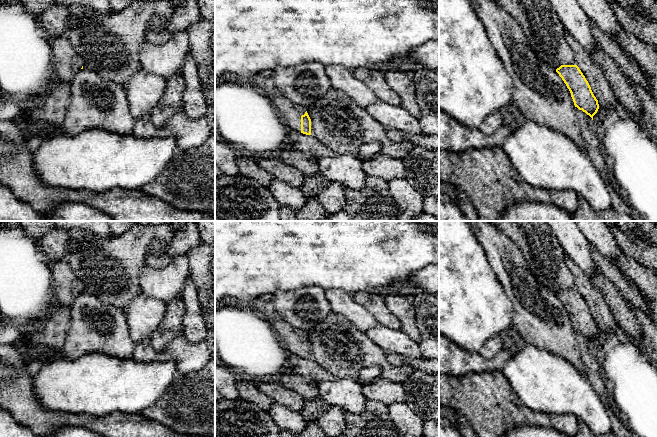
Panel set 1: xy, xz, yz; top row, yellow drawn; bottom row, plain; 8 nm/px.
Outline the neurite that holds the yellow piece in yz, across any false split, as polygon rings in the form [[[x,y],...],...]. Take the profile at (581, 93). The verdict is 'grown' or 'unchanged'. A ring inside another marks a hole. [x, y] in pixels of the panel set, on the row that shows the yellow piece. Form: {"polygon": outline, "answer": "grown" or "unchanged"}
{"polygon": [[[561,65],[556,72],[569,89],[575,107],[585,112],[593,120],[593,116],[599,109],[598,100],[579,67],[577,65]]], "answer": "unchanged"}

